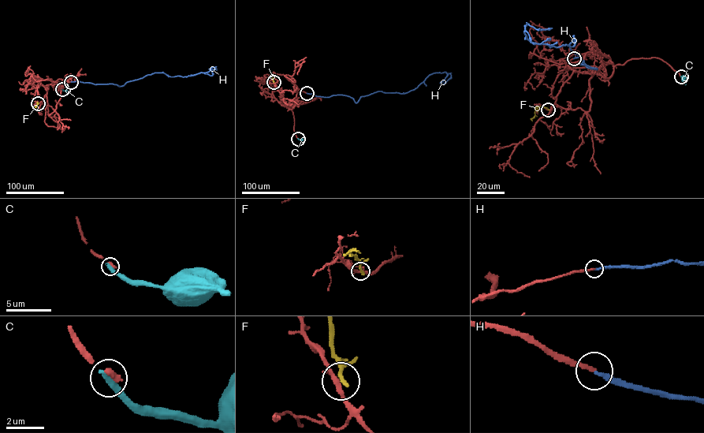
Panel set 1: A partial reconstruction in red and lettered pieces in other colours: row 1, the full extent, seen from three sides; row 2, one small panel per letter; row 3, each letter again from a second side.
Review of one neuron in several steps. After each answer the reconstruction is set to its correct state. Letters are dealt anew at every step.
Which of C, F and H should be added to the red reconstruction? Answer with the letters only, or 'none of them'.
H

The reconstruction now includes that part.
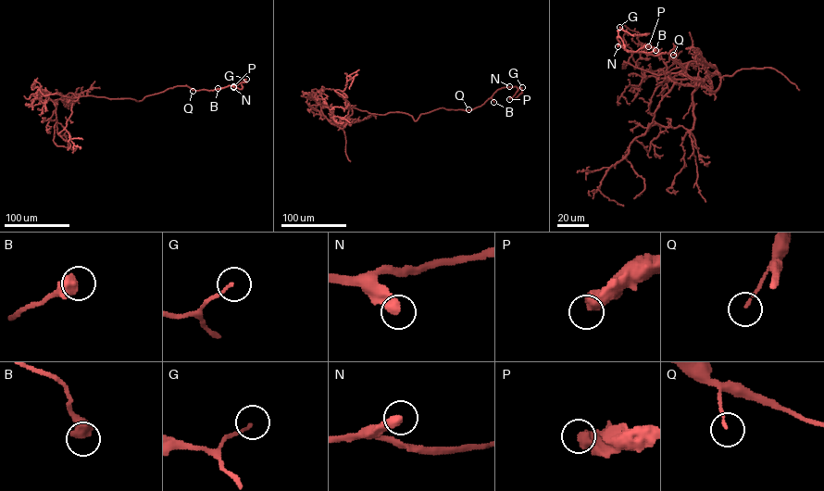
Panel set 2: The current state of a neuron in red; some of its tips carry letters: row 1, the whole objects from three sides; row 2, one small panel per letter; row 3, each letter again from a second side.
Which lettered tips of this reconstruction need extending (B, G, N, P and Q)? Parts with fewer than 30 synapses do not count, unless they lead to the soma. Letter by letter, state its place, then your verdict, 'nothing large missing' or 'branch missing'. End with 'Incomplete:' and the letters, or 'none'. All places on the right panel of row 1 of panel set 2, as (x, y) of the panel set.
B: (655, 50) | nothing large missing
G: (619, 27) | nothing large missing
N: (618, 46) | nothing large missing
P: (648, 46) | nothing large missing
Q: (673, 55) | nothing large missing
Incomplete: none

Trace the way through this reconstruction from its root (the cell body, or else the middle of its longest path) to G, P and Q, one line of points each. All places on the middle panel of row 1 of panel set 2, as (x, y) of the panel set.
G: (389, 112), (407, 113), (416, 121), (421, 114), (440, 108), (472, 109), (502, 87), (522, 87)
P: (389, 112), (407, 113), (416, 121), (441, 107), (470, 110), (497, 90), (515, 86), (518, 89), (509, 99)
Q: (389, 112), (407, 113), (416, 121), (421, 114), (440, 108), (468, 109)

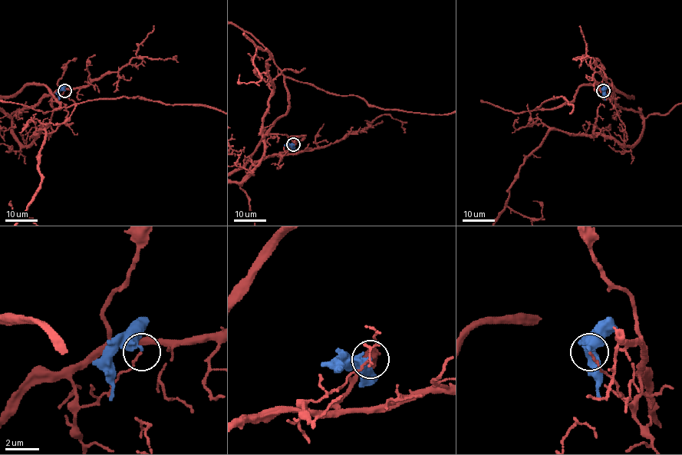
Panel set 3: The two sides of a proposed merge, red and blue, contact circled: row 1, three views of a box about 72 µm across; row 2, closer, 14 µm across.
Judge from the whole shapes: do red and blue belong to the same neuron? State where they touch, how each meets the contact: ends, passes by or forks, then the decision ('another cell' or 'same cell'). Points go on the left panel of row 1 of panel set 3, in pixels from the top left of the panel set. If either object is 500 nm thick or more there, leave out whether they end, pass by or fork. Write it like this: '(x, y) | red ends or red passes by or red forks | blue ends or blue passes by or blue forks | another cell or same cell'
(64, 90) | red ends | blue ends | another cell

